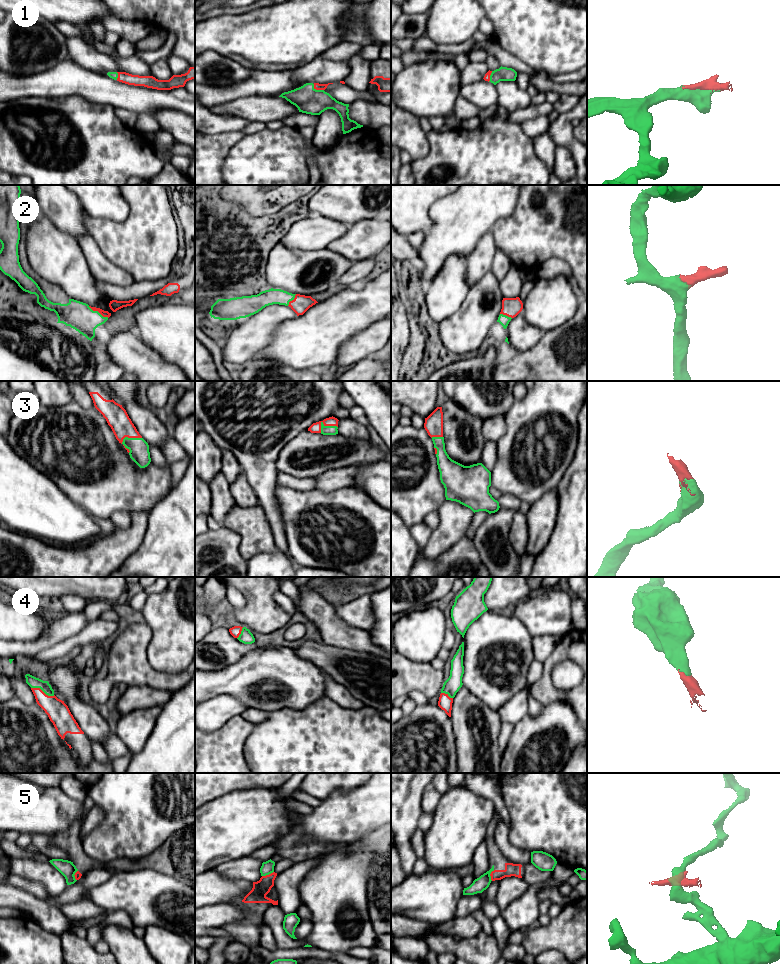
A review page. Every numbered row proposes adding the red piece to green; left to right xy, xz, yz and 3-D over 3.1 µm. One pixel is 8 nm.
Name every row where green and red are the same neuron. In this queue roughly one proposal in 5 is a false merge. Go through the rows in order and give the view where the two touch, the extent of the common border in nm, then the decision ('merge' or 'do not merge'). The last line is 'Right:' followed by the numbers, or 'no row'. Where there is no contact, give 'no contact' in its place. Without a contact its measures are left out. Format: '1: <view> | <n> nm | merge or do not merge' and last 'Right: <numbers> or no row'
1: xz | 100 nm | merge
2: xy | 190 nm | merge
3: xy | 180 nm | merge
4: xy | 200 nm | merge
5: xz | 100 nm | do not merge
Right: 1, 2, 3, 4

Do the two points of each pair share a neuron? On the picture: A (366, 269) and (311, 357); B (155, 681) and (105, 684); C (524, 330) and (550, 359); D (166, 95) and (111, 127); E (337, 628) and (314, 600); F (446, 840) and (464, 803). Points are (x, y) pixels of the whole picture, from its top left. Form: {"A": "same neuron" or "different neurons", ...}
{"A": "different neurons", "B": "same neuron", "C": "different neurons", "D": "different neurons", "E": "same neuron", "F": "same neuron"}

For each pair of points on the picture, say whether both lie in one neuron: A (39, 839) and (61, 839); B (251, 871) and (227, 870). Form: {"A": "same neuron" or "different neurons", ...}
{"A": "different neurons", "B": "same neuron"}

